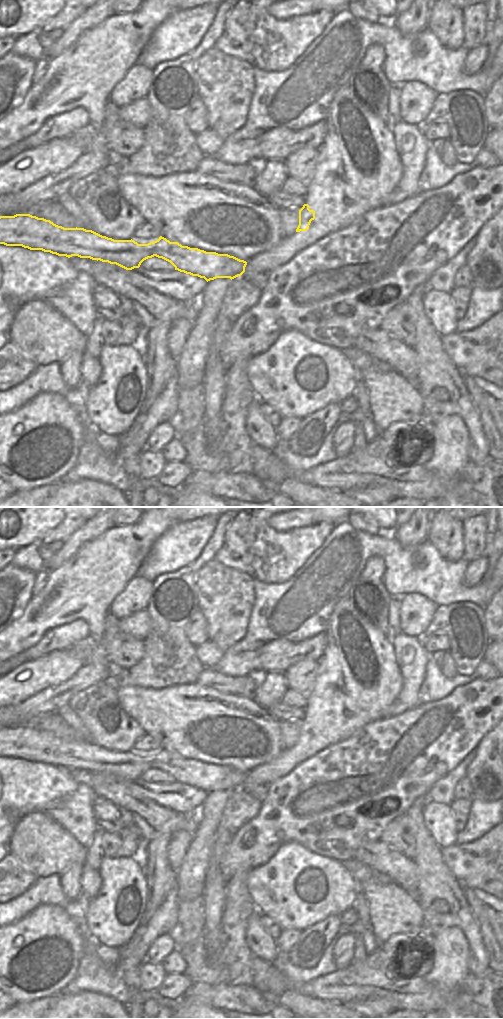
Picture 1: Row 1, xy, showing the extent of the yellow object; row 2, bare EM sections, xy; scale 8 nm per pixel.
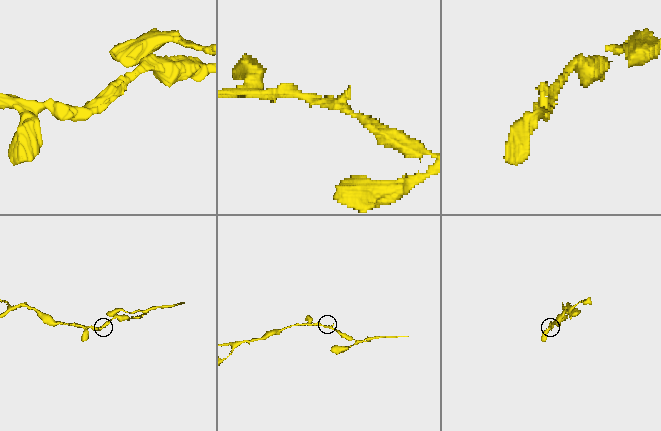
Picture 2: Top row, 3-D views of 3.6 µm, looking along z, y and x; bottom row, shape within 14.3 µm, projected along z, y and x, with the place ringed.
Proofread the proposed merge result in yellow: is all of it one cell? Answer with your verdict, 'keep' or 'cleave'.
keep

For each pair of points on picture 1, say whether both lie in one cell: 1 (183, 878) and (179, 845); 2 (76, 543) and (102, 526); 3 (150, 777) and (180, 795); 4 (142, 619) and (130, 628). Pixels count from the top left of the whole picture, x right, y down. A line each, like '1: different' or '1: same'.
1: different
2: same
3: different
4: same

